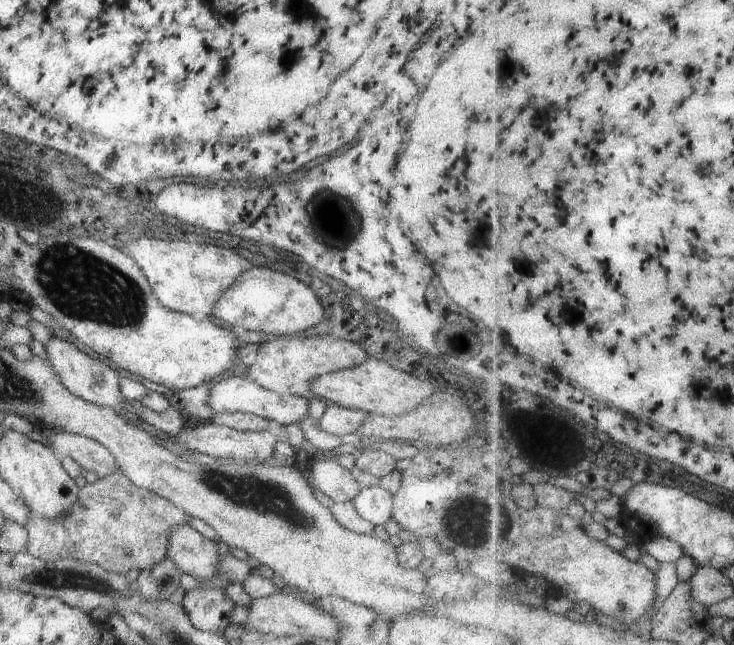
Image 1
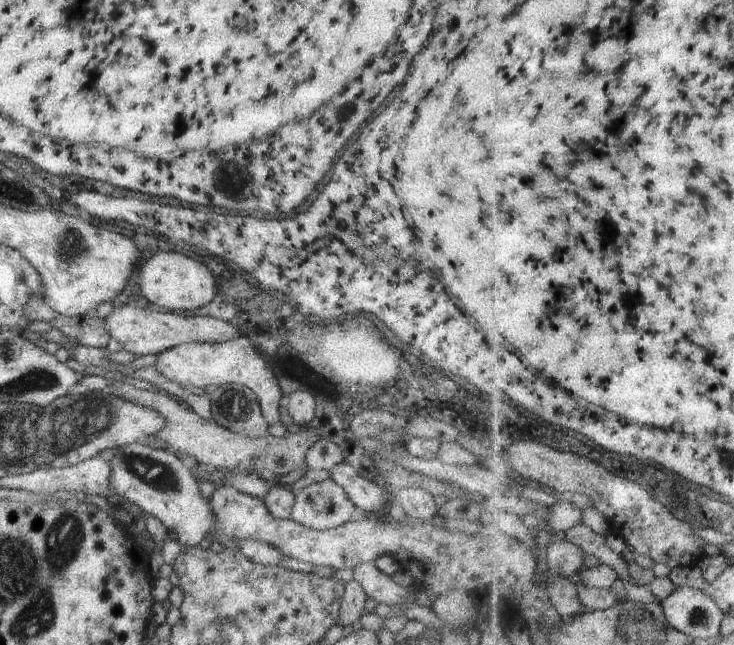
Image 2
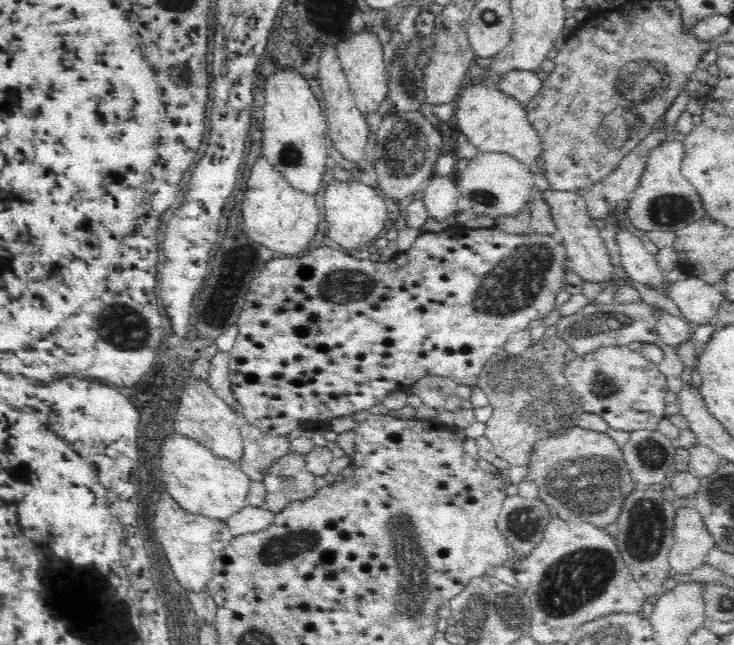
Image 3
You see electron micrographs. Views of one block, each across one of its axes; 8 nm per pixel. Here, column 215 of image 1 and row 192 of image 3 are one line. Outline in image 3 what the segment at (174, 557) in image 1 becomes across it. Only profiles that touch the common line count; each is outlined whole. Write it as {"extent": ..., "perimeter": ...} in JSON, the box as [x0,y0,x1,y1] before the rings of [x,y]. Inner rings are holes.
{"extent":[543,190,614,284],"perimeter":[[[548,190],[543,192],[543,198],[550,206],[552,217],[558,232],[564,239],[563,245],[567,251],[573,271],[585,282],[600,282],[608,284],[613,278],[614,266],[606,250],[606,244],[600,230],[594,225],[594,220],[588,215],[585,200],[577,192],[563,192],[562,190]]]}

